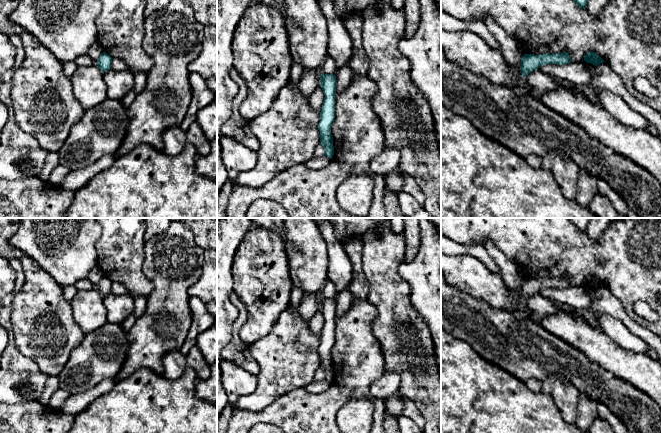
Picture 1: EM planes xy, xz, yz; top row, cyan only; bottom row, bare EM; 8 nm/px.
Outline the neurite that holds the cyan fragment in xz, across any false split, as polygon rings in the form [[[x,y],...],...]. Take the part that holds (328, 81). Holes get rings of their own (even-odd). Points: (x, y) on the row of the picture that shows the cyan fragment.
[[[321,74],[321,87],[325,98],[320,112],[318,130],[320,133],[320,144],[325,149],[325,156],[332,159],[334,155],[333,137],[331,126],[335,119],[335,95],[336,95],[336,76],[333,74]]]

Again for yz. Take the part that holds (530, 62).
[[[567,52],[558,53],[558,54],[524,54],[521,60],[521,71],[522,76],[525,77],[527,74],[546,64],[558,64],[564,65],[571,62],[571,57]]]

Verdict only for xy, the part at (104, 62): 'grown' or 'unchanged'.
unchanged

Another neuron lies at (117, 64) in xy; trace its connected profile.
[[[113,58],[111,63],[111,69],[121,71],[121,70],[128,70],[128,67],[121,59]]]

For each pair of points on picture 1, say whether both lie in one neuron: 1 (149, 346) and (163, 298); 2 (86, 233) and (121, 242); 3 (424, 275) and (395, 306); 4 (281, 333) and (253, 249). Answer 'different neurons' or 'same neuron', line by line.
1: same neuron
2: different neurons
3: different neurons
4: different neurons

